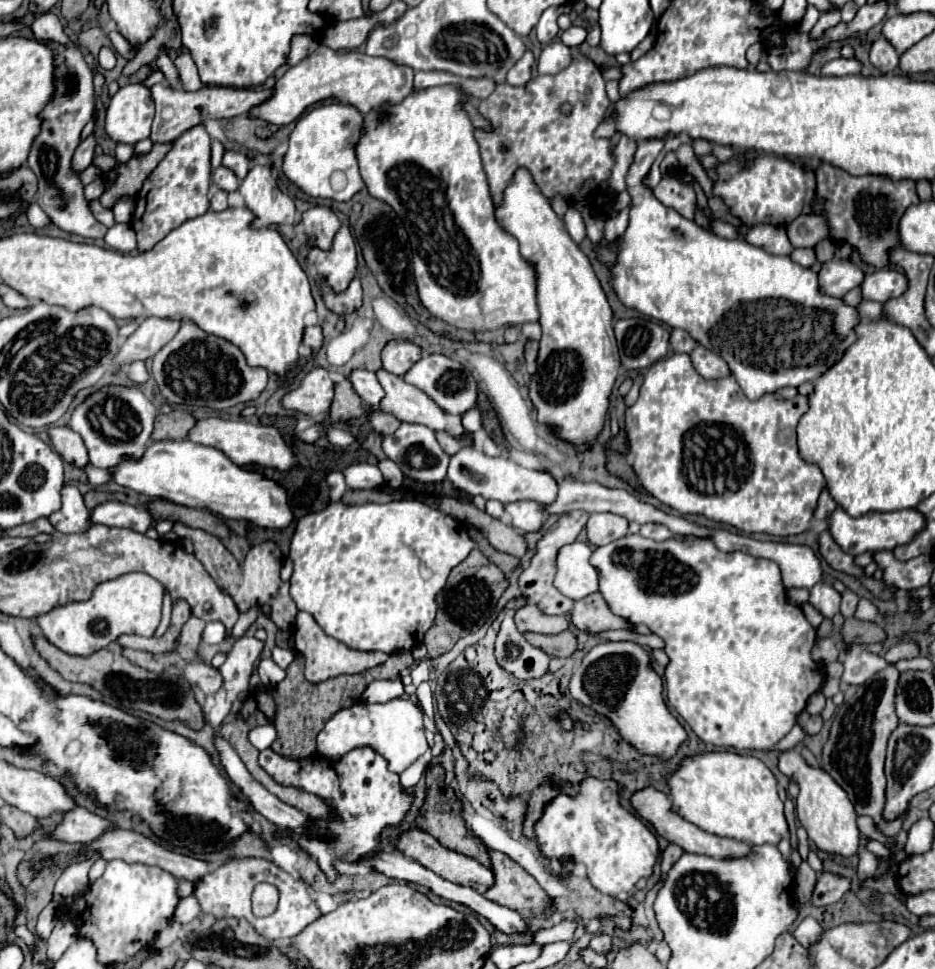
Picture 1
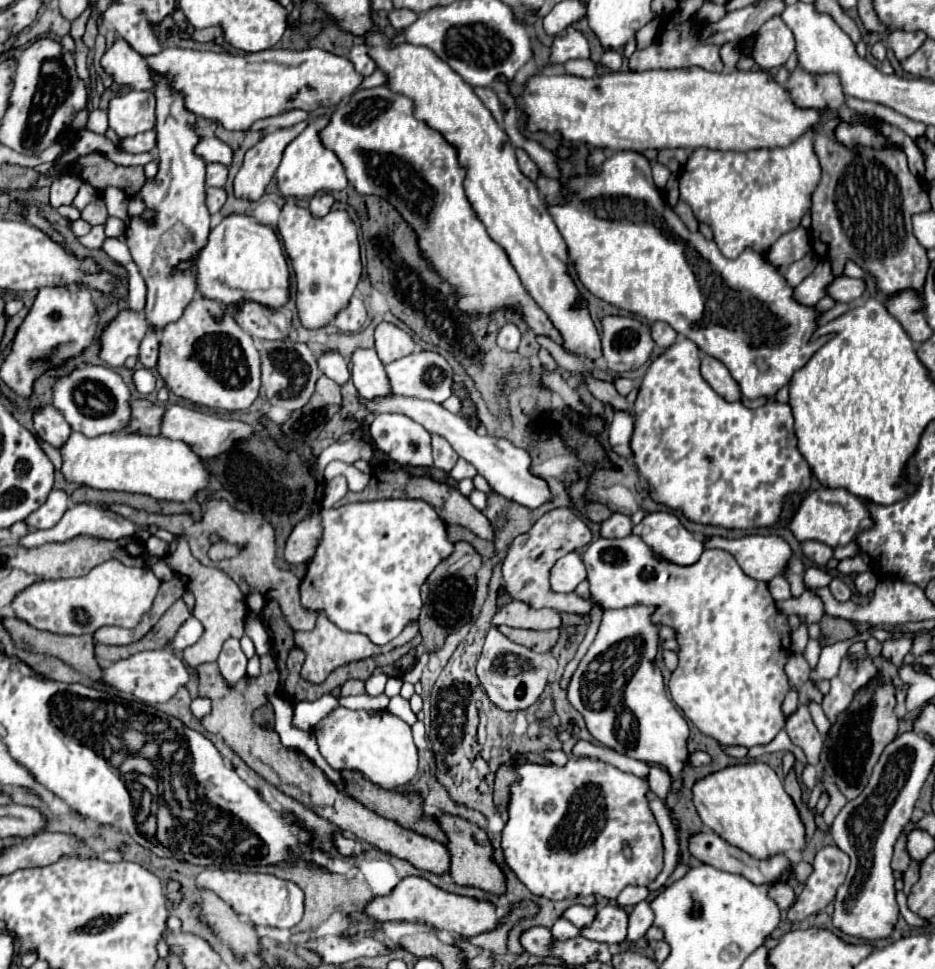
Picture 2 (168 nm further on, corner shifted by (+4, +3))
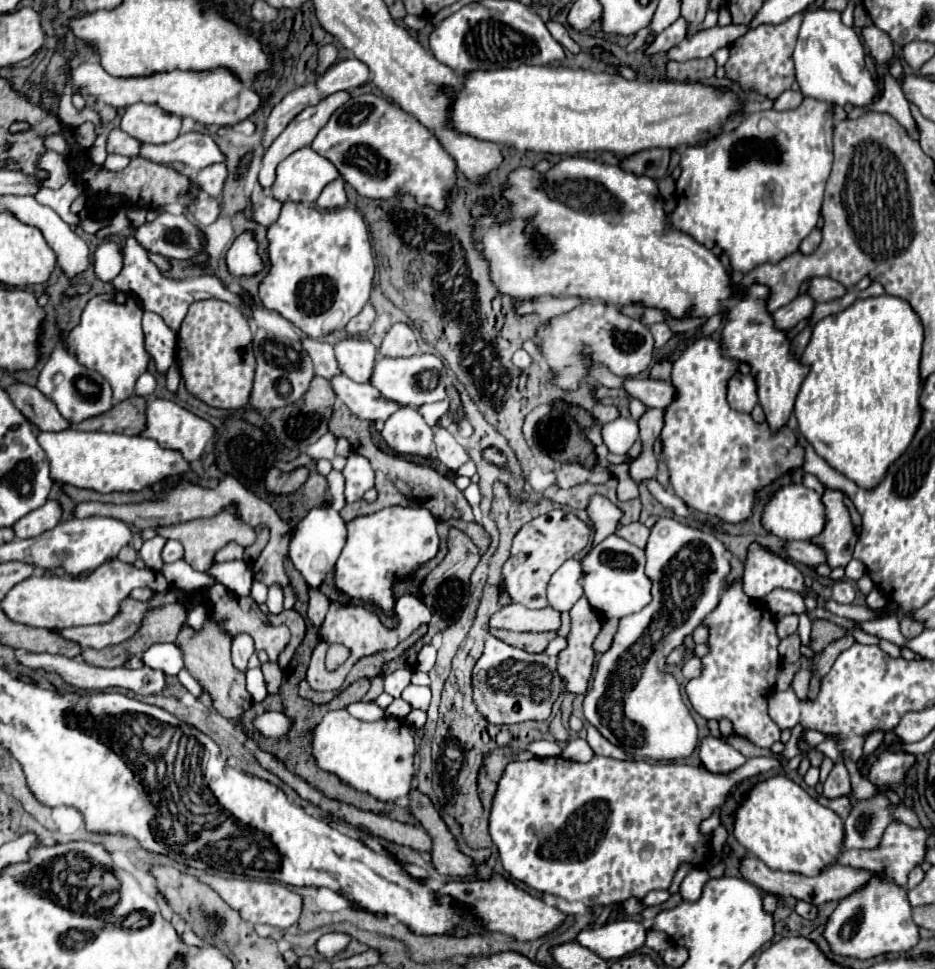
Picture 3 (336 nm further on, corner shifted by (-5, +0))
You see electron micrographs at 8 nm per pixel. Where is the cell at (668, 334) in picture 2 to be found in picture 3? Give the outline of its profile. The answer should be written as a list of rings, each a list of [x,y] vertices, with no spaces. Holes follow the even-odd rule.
[[[654,323],[654,325],[650,327],[650,331],[652,331],[652,335],[654,335],[656,347],[664,347],[664,345],[672,339],[672,335],[674,335],[666,323]]]

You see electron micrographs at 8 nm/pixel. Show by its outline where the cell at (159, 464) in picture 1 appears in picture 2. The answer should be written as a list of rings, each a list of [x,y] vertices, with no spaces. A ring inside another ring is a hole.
[[[71,432],[59,452],[63,456],[61,474],[65,482],[89,486],[95,490],[135,492],[157,500],[187,502],[207,486],[209,478],[201,458],[195,458],[185,442],[175,442],[161,436],[113,432],[87,438],[79,432]]]

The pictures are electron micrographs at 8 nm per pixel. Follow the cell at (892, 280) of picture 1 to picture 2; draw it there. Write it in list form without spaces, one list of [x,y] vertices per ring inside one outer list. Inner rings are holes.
[[[839,276],[839,278],[835,278],[835,280],[827,286],[825,292],[827,292],[835,302],[851,302],[851,300],[857,300],[859,296],[865,294],[865,280]]]

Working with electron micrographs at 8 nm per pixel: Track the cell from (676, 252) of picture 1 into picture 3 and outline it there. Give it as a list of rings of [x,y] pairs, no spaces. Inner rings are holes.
[[[570,157],[554,165],[546,175],[538,175],[538,171],[528,167],[516,169],[514,173],[510,173],[510,189],[506,191],[506,199],[510,201],[510,209],[504,213],[504,217],[512,215],[512,223],[498,225],[488,215],[484,205],[472,207],[472,219],[476,221],[478,239],[476,247],[490,263],[490,275],[500,293],[524,301],[540,295],[576,295],[580,299],[604,301],[612,305],[640,303],[644,307],[668,311],[674,319],[710,319],[712,315],[720,313],[720,347],[724,357],[750,365],[752,377],[758,387],[758,399],[766,413],[770,429],[776,431],[784,423],[788,423],[798,389],[808,375],[808,365],[804,365],[794,353],[794,339],[788,337],[788,331],[776,329],[772,321],[772,313],[768,311],[768,299],[772,291],[768,289],[768,285],[762,283],[752,283],[738,289],[734,271],[728,271],[710,249],[694,241],[688,233],[674,229],[668,223],[666,211],[662,209],[660,191],[652,177],[628,173],[618,165]],[[528,217],[534,217],[536,231],[544,235],[546,243],[554,249],[554,255],[546,259],[532,257],[532,247],[528,239],[524,239],[524,225]]]

